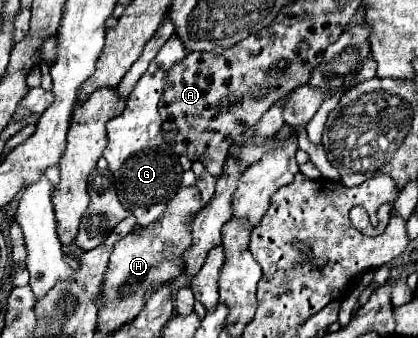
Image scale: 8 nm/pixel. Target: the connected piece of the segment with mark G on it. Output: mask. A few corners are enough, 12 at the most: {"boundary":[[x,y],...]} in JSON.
{"boundary":[[173,34],[107,122],[103,158],[137,224],[181,186],[157,104],[187,56]]}

